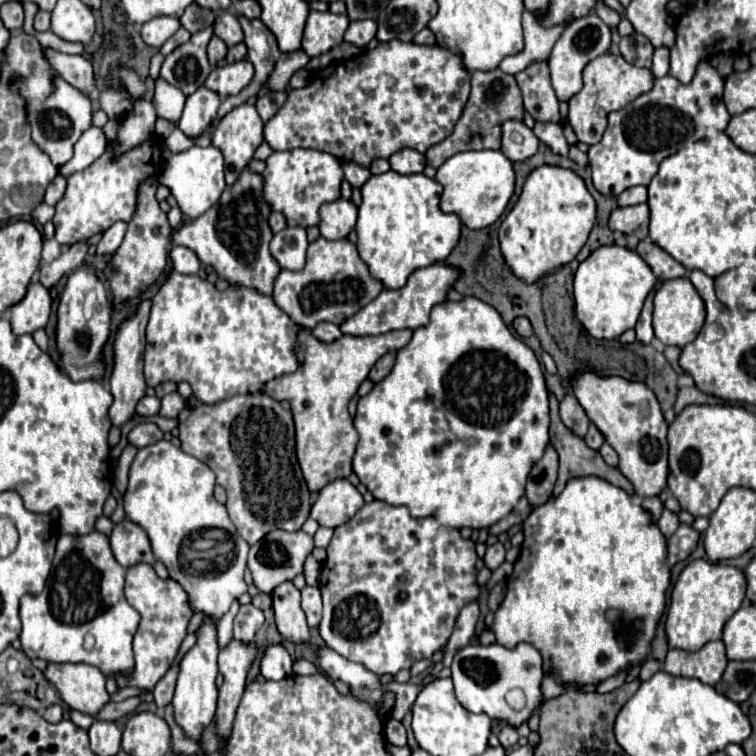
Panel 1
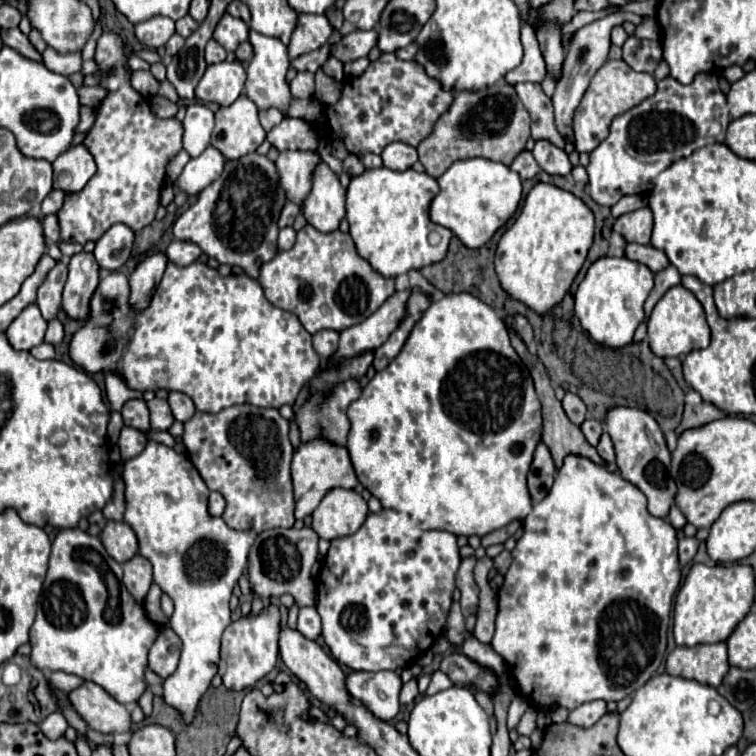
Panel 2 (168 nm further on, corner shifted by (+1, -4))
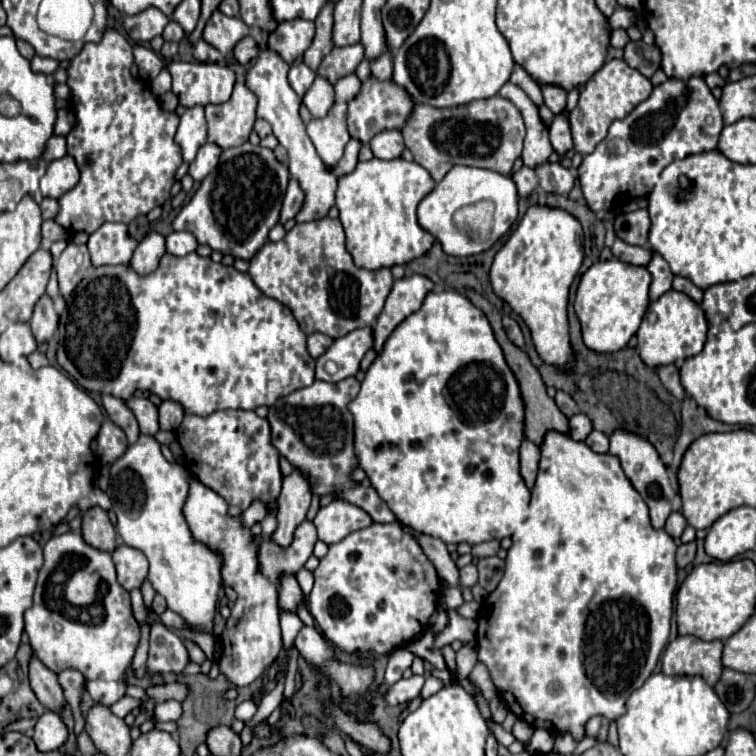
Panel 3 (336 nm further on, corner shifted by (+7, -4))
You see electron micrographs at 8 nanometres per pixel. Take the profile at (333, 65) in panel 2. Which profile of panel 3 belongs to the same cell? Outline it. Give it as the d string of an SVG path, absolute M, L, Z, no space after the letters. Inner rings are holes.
M318 77L312 83L312 87L306 91L302 103L308 107L308 111L314 117L324 117L328 113L328 109L332 107L332 103L334 103L334 89L330 87L328 81Z

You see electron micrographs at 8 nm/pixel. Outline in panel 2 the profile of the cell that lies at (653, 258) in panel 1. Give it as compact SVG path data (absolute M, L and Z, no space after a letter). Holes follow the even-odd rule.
M628 243L626 245L626 257L632 261L638 261L646 267L650 267L652 273L664 271L670 261L666 259L666 253L660 249L654 249L652 245L638 245L638 243Z

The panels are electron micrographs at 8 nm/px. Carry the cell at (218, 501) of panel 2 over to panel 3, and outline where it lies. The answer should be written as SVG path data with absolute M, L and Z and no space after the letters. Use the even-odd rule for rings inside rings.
M194 475L190 477L188 499L184 503L184 519L186 519L188 527L190 527L192 537L198 543L208 545L208 549L216 551L222 557L222 583L230 585L238 593L238 599L234 601L234 607L232 607L232 613L230 613L230 617L226 621L226 629L224 629L224 633L220 637L224 649L232 655L232 659L220 659L218 665L220 665L220 671L232 681L234 687L250 685L252 681L256 681L266 671L266 667L270 667L274 663L274 659L280 655L280 649L282 649L280 619L278 619L278 589L268 577L260 575L260 569L258 569L258 549L260 549L260 543L264 543L264 537L262 535L254 537L250 533L250 529L242 525L240 517L228 515L226 499L220 497L210 487L206 487L204 483L200 483Z

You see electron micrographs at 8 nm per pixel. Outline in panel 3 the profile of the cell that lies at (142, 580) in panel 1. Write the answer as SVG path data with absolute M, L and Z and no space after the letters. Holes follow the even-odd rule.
M120 545L112 553L112 561L116 565L118 583L122 587L126 587L128 591L134 587L142 587L144 579L148 577L148 561L142 551L128 545Z

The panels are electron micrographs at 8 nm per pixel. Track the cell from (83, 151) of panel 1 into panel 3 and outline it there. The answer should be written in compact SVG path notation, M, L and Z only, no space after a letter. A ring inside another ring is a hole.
M66 155L62 159L48 163L46 175L40 179L40 193L42 197L58 199L66 191L70 191L78 183L78 179L80 179L80 173L74 159Z

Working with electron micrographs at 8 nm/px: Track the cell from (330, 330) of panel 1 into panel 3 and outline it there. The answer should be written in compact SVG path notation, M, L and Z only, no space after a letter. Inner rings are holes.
M312 333L308 335L308 353L316 359L320 357L328 347L332 345L332 339L328 335L322 335L322 333Z

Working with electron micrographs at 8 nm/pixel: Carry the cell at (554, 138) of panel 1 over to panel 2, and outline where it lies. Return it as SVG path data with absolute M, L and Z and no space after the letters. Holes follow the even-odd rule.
M546 139L536 141L532 153L534 153L540 169L544 169L546 173L568 175L572 169L572 163L568 161L566 151L560 147L554 147L554 143L546 143Z

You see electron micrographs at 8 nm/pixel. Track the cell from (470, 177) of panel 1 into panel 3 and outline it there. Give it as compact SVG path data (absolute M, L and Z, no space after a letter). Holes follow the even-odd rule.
M454 165L446 173L446 177L418 205L418 223L420 223L420 227L426 229L430 235L434 235L436 241L440 241L442 251L446 255L454 255L454 257L478 255L478 253L490 249L504 233L508 233L508 229L514 225L516 217L518 217L518 193L516 193L516 185L514 185L512 177L500 175L500 173L490 171L490 169L464 167L464 165ZM484 199L494 201L494 205L496 205L494 229L492 229L492 237L488 241L474 243L466 235L460 235L460 231L452 223L452 215L454 215L454 211L458 211L466 205L474 205L474 203L484 201Z

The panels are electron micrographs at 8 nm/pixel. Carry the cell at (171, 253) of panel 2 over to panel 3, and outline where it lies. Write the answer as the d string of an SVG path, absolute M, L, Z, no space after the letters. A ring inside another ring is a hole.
M172 231L168 237L166 237L166 251L172 253L172 255L178 255L178 257L184 257L192 251L196 251L198 247L198 241L192 233L178 233L178 231Z

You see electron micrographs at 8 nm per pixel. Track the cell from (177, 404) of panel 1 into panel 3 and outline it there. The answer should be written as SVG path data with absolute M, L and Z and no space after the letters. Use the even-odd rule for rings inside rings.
M130 397L130 399L126 399L126 407L132 409L132 413L136 415L140 433L154 435L160 429L158 427L158 409L146 397Z

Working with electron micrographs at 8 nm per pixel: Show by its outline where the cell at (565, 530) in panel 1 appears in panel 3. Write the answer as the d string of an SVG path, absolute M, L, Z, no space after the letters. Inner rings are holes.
M548 431L548 435L544 435L544 443L540 443L540 463L538 463L536 485L532 487L530 517L512 535L512 547L508 549L504 577L500 585L488 595L488 599L484 599L480 617L476 619L478 661L488 667L490 679L498 695L506 701L508 709L518 719L530 723L534 729L546 729L550 733L570 733L576 743L580 743L586 737L584 727L590 717L598 715L598 717L616 721L620 715L624 715L626 711L624 703L628 695L638 687L642 687L642 683L652 675L658 663L658 657L670 637L670 619L672 619L672 607L674 607L672 601L678 587L674 555L676 555L674 539L664 529L654 529L650 525L648 507L644 499L640 499L640 493L632 487L632 483L628 481L628 477L620 467L620 461L614 455L594 453L586 443L574 441L566 433Z

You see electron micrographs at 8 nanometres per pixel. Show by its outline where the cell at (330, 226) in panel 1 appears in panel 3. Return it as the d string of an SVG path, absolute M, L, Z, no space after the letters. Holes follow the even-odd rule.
M270 49L260 51L256 63L250 67L250 71L246 75L246 85L258 95L258 117L272 125L276 139L288 151L290 177L294 177L306 193L304 205L302 205L300 213L296 215L296 221L304 223L304 221L316 221L316 219L322 219L328 215L328 209L334 205L336 175L324 167L322 159L316 155L312 141L306 135L306 125L302 123L302 119L298 115L300 97L294 93L294 89L290 87L290 83L286 79L288 69L290 69L290 65L284 63L280 59L280 55L276 55L274 51L270 51Z

